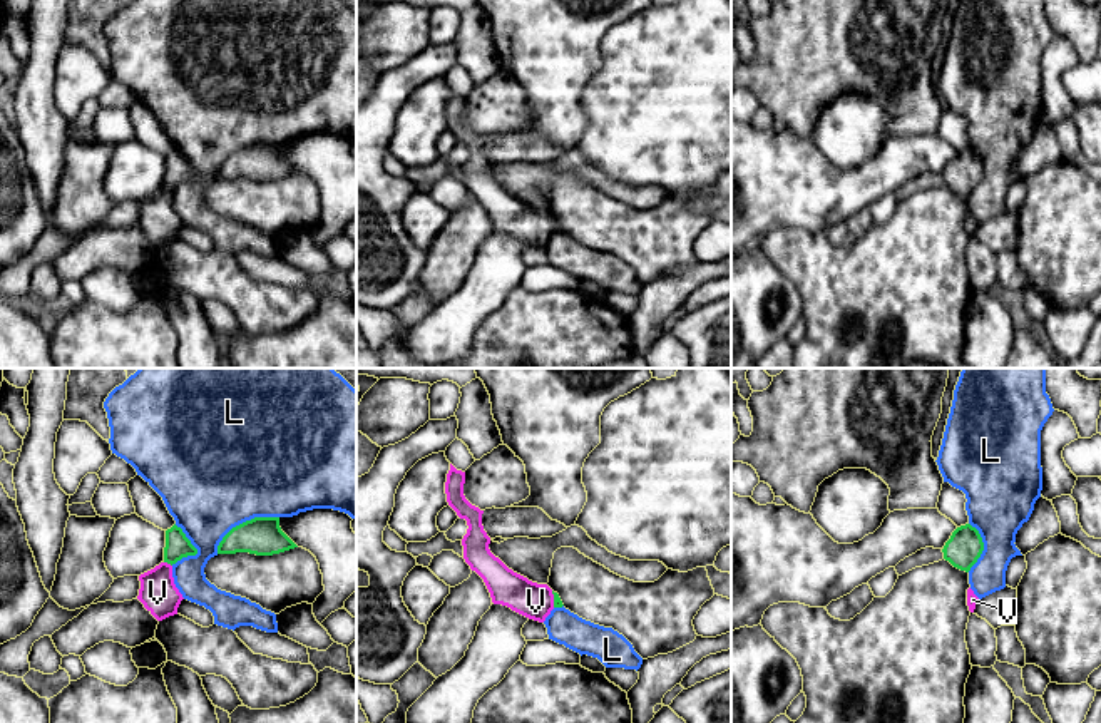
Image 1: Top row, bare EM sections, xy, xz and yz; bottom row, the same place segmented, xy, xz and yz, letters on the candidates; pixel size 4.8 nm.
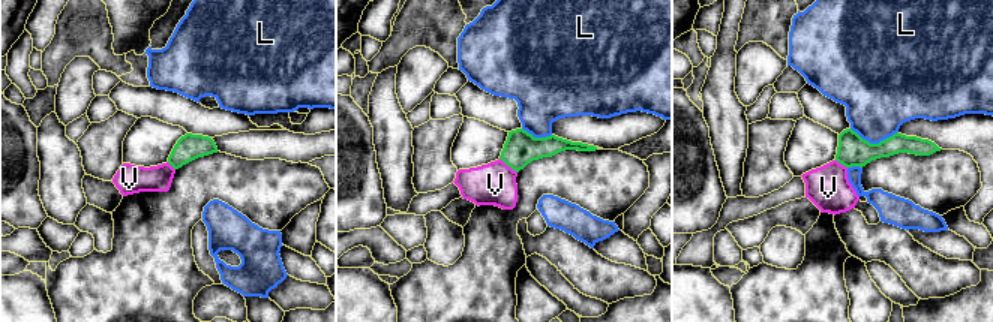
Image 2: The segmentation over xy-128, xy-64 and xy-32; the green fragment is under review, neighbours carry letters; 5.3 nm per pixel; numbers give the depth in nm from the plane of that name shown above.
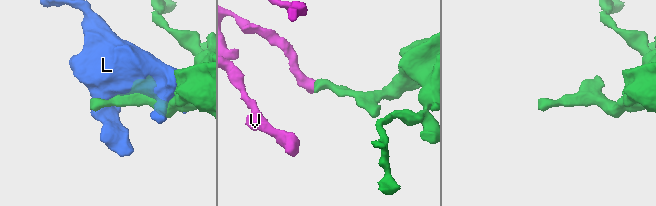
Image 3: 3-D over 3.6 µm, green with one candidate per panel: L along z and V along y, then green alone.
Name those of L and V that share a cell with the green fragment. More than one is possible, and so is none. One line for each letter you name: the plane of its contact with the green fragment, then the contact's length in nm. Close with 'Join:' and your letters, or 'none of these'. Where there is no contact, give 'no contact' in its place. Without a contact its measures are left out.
Join: none of these

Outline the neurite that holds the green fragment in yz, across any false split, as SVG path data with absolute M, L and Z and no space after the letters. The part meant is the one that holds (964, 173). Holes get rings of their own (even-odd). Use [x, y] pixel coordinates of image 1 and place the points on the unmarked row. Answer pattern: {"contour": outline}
{"contour": "M970 149L957 152L945 167L944 184L954 192L969 197L984 176L984 167L976 152Z"}

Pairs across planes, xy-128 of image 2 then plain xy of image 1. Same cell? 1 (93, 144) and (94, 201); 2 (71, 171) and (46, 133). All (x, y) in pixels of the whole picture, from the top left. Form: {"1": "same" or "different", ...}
{"1": "same", "2": "same"}

